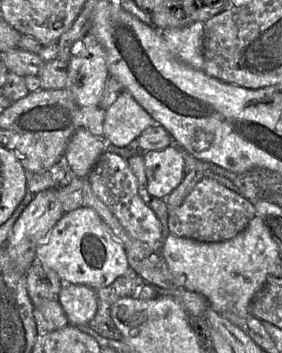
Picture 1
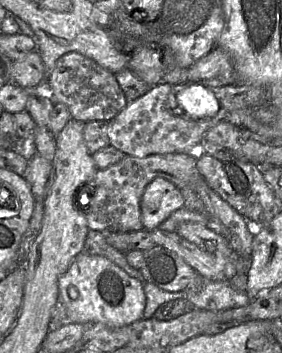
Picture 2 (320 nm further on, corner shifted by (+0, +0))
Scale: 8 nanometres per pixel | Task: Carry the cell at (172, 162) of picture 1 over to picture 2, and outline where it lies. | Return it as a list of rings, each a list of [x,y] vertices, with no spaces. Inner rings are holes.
[[[158,177],[143,192],[140,211],[145,230],[157,229],[176,210],[184,207],[181,190],[170,180]]]

